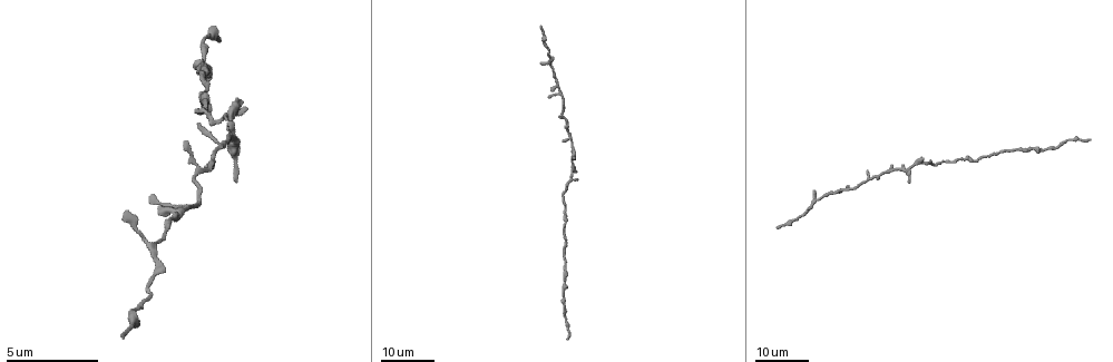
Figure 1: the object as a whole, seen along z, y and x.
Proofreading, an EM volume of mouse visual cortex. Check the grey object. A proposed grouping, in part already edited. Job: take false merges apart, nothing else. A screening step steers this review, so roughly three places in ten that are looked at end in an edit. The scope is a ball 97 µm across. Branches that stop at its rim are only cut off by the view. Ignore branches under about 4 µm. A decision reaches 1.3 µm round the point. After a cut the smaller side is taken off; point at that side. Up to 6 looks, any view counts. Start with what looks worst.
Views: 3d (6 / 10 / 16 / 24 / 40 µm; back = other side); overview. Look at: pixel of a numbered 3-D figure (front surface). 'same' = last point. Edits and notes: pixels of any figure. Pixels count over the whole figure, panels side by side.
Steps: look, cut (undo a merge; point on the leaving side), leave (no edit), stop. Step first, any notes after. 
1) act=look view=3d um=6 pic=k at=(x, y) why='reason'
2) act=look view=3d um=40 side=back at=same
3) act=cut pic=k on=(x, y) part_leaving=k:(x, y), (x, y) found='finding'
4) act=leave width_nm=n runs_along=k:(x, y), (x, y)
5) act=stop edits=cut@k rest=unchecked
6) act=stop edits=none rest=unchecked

act=look view=3d um=16 pic=1 at=(927, 161) why='side arm on a straight run'

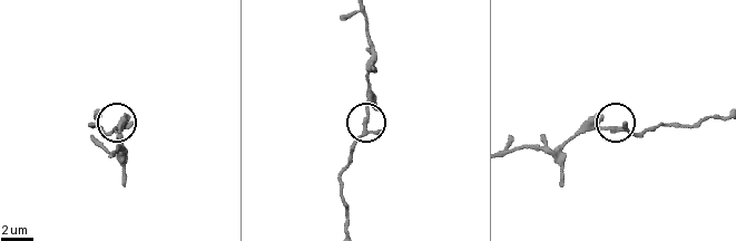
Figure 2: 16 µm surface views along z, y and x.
act=look view=3d um=6 pic=2 at=(610, 127) why='zoom in'

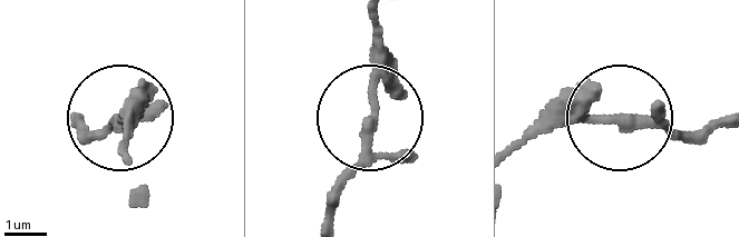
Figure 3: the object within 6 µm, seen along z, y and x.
act=leave runs_along=3:(365, 116), (372, 12) found='continuous, no second neuron'

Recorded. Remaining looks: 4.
act=look view=3d um=24 pic=1 at=(574, 146) why='small branch off a trunk'

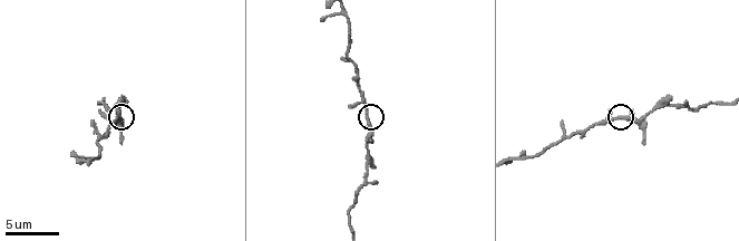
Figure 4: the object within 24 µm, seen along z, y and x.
act=look view=3d um=6 pic=4 at=(626, 118) why='zoom in'

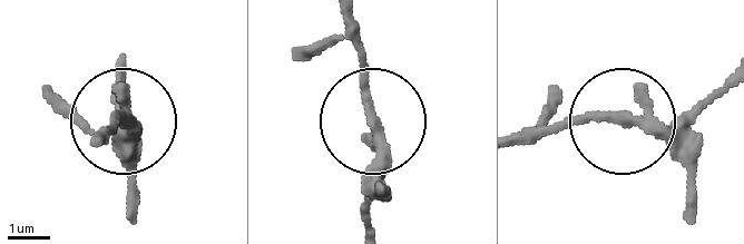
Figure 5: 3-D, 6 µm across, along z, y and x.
act=leave arms=3 runs_along=5:(723, 83), (659, 125), (552, 125), (520, 136) found='all the same neuron'

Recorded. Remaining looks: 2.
act=look view=3d um=24 pic=1 at=(563, 306) why='a narrow waist'

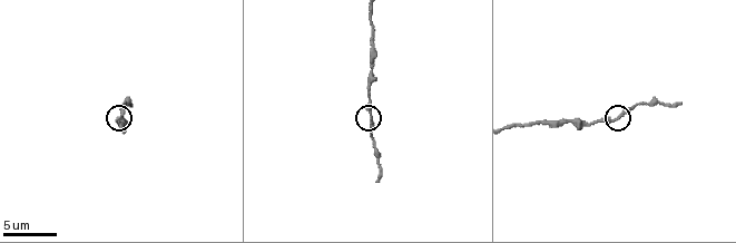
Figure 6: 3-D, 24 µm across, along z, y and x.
act=look view=3d um=6 pic=6 at=(373, 117)

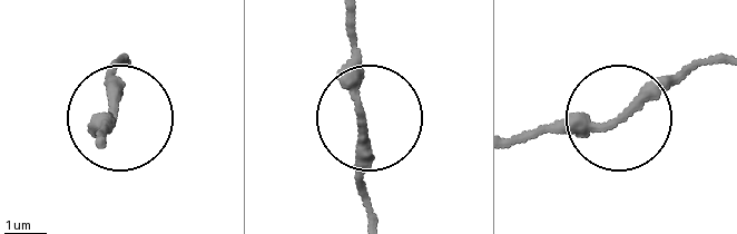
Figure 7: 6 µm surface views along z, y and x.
act=cut pic=7 on=(115, 99) part_leaving=7:(355, 93), (366, 217) found='two neurons meet here'

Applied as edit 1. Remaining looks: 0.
act=stop edits=cut@7 rest=unchecked

